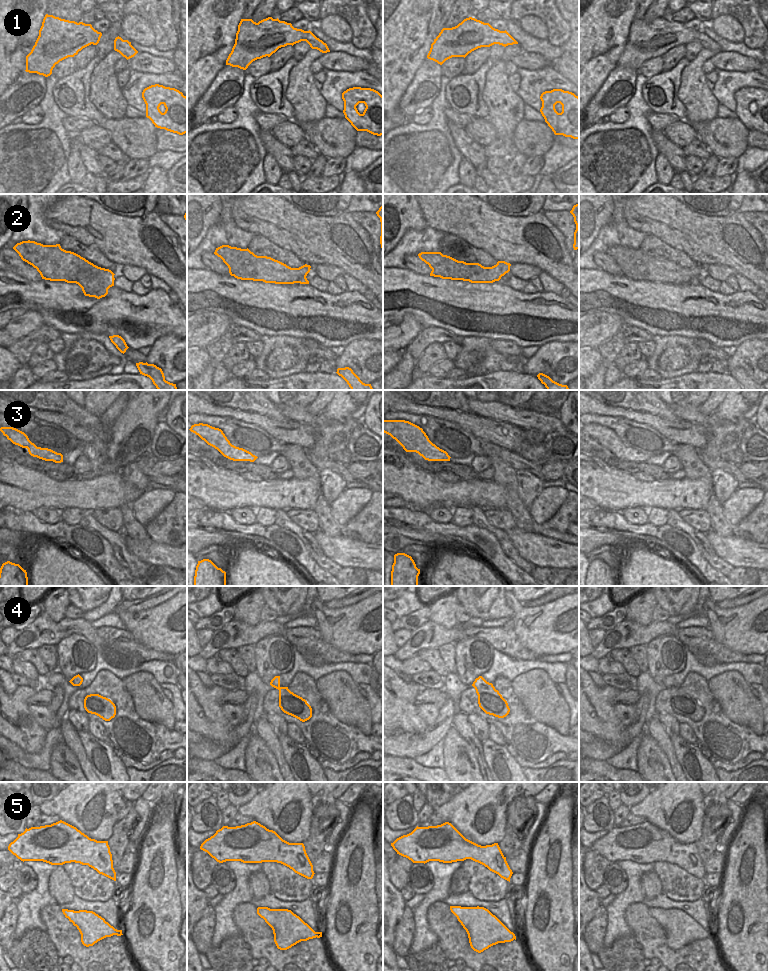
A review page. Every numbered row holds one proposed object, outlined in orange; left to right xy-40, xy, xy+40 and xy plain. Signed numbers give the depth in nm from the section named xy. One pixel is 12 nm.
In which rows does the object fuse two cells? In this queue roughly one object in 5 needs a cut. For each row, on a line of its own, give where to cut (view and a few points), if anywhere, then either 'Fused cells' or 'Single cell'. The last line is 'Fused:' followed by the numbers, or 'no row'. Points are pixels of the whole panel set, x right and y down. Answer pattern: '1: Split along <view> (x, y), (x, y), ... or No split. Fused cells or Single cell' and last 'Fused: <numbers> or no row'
1: No split. Single cell
2: Split along xy (291, 268), (297, 270), (299, 279), (305, 277). Fused cells
3: No split. Single cell
4: No split. Single cell
5: No split. Single cell
Fused: 2

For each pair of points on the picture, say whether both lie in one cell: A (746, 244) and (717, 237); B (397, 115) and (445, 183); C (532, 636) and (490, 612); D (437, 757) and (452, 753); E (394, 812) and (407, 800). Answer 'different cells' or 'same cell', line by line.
A: same cell
B: different cells
C: different cells
D: different cells
E: same cell

